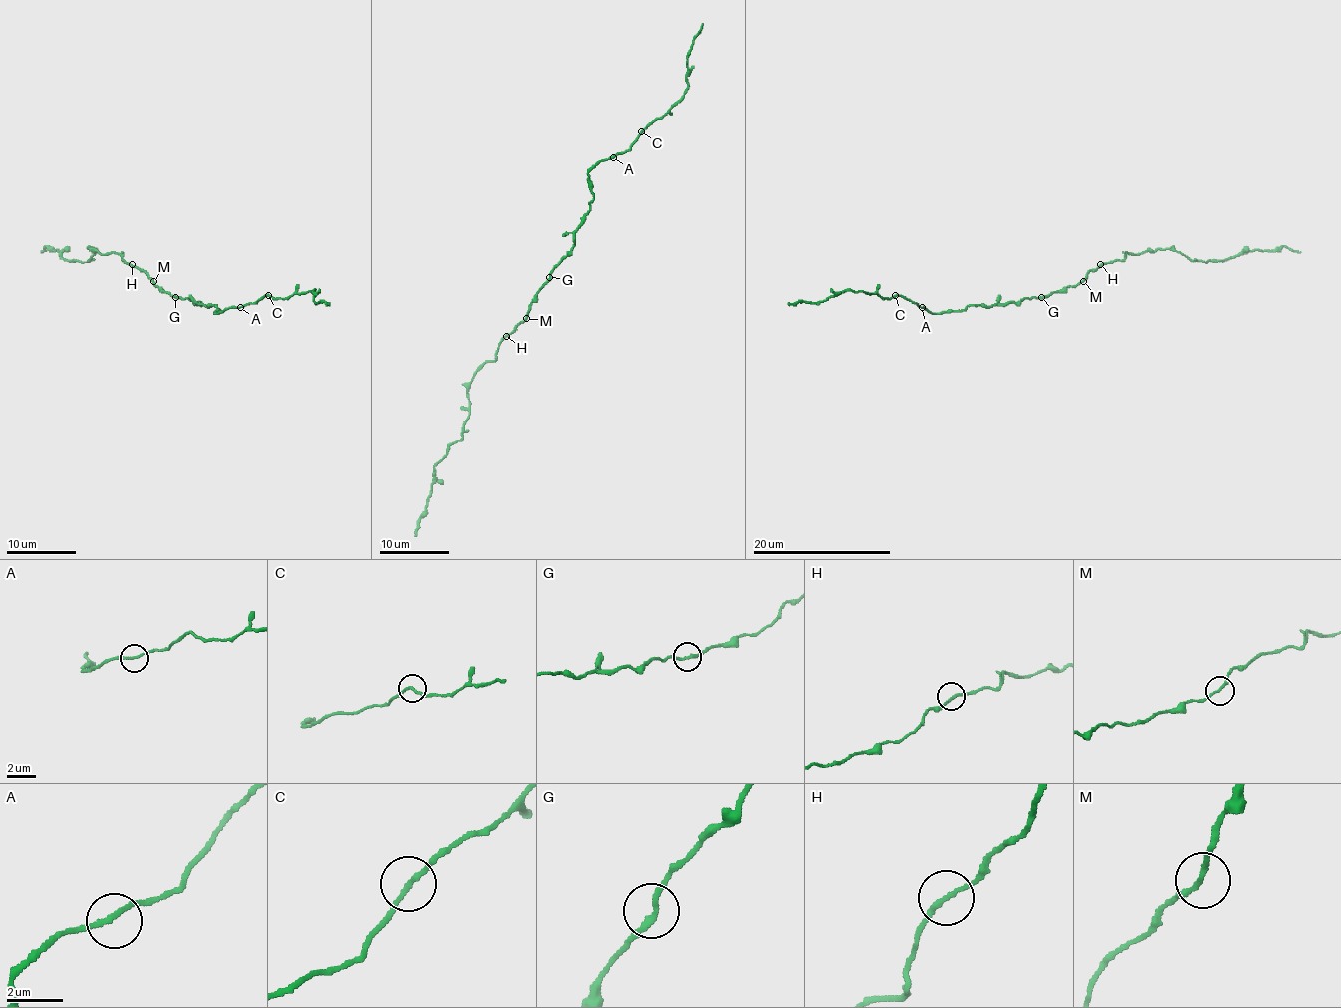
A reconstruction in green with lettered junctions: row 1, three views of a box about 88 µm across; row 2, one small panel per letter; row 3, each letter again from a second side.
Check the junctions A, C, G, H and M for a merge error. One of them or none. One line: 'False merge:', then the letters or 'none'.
False merge: none

